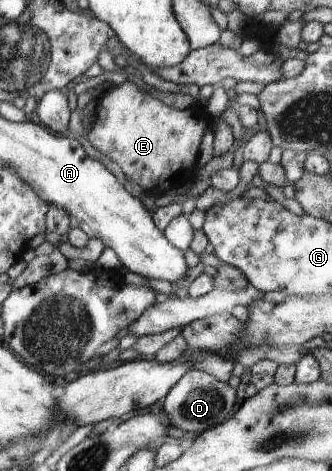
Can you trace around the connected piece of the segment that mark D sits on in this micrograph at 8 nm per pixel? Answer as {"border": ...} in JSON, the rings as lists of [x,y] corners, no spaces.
{"border":[[[190,369],[163,398],[163,412],[169,412],[169,422],[173,427],[195,434],[205,433],[205,430],[212,429],[215,424],[221,425],[231,416],[237,402],[235,396],[235,390],[227,382],[220,382],[207,372]]]}

